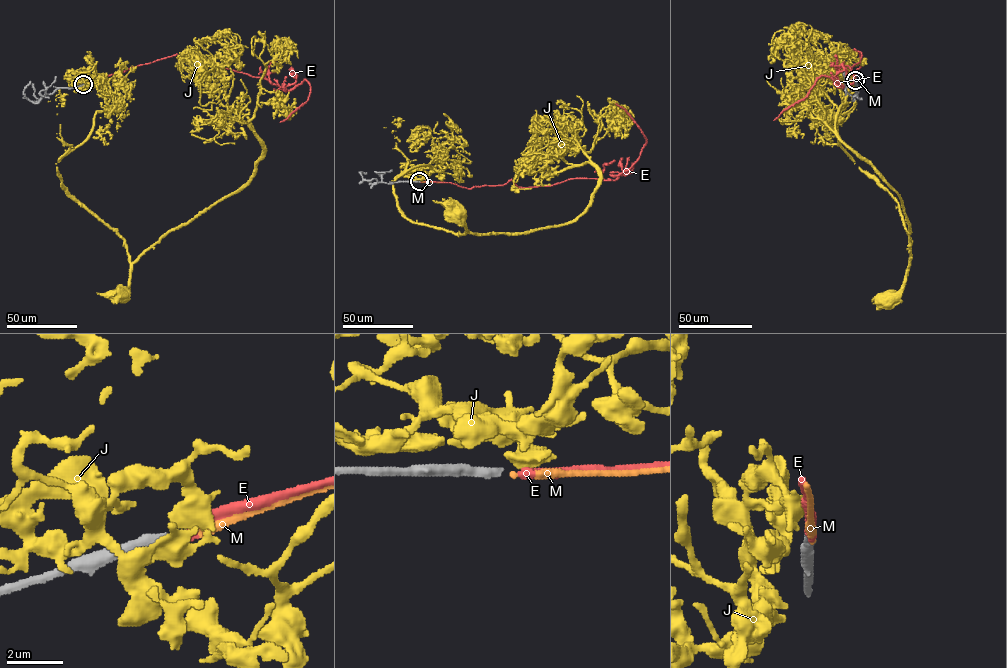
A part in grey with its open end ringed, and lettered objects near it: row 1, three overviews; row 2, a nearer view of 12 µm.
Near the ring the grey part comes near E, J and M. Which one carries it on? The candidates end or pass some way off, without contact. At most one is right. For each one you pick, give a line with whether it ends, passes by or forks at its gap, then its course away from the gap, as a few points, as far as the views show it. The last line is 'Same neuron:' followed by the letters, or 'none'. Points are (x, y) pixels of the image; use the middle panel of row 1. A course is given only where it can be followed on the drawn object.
E: It ends there. Its course: (420, 182), (471, 188), (511, 179), (523, 188), (572, 178), (615, 180), (646, 143), (630, 115), (615, 103)
Same neuron: E

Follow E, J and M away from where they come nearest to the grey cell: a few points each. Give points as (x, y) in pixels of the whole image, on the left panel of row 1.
E: (84, 84), (177, 54), (264, 77), (283, 89), (305, 80), (308, 100), (279, 122)
J: (84, 84), (76, 80), (105, 80), (110, 100), (57, 170), (64, 188), (123, 239), (130, 283), (123, 296)
M: (84, 84), (108, 75)

